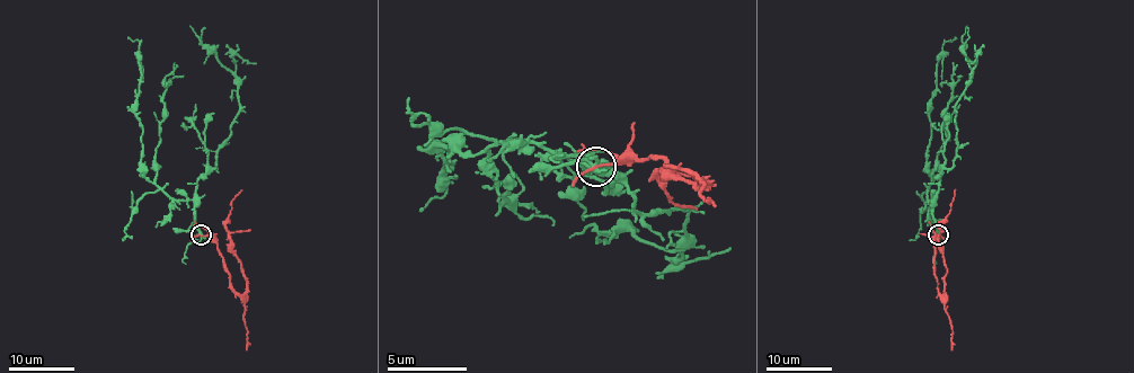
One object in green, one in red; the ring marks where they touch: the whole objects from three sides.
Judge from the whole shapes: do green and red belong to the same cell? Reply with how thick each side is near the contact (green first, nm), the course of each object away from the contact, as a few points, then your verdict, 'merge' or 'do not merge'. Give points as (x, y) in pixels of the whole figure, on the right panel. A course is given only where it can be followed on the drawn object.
260 nm thick on the green side, 160 nm on the other; green runs (937, 234), (932, 197), (939, 189), (939, 175), (954, 165), (955, 109), (972, 71), (962, 41), (966, 26); red runs (937, 234), (933, 267), (940, 295), (945, 290), (945, 260), (939, 249), (940, 222), (950, 212), (955, 189); do not merge

